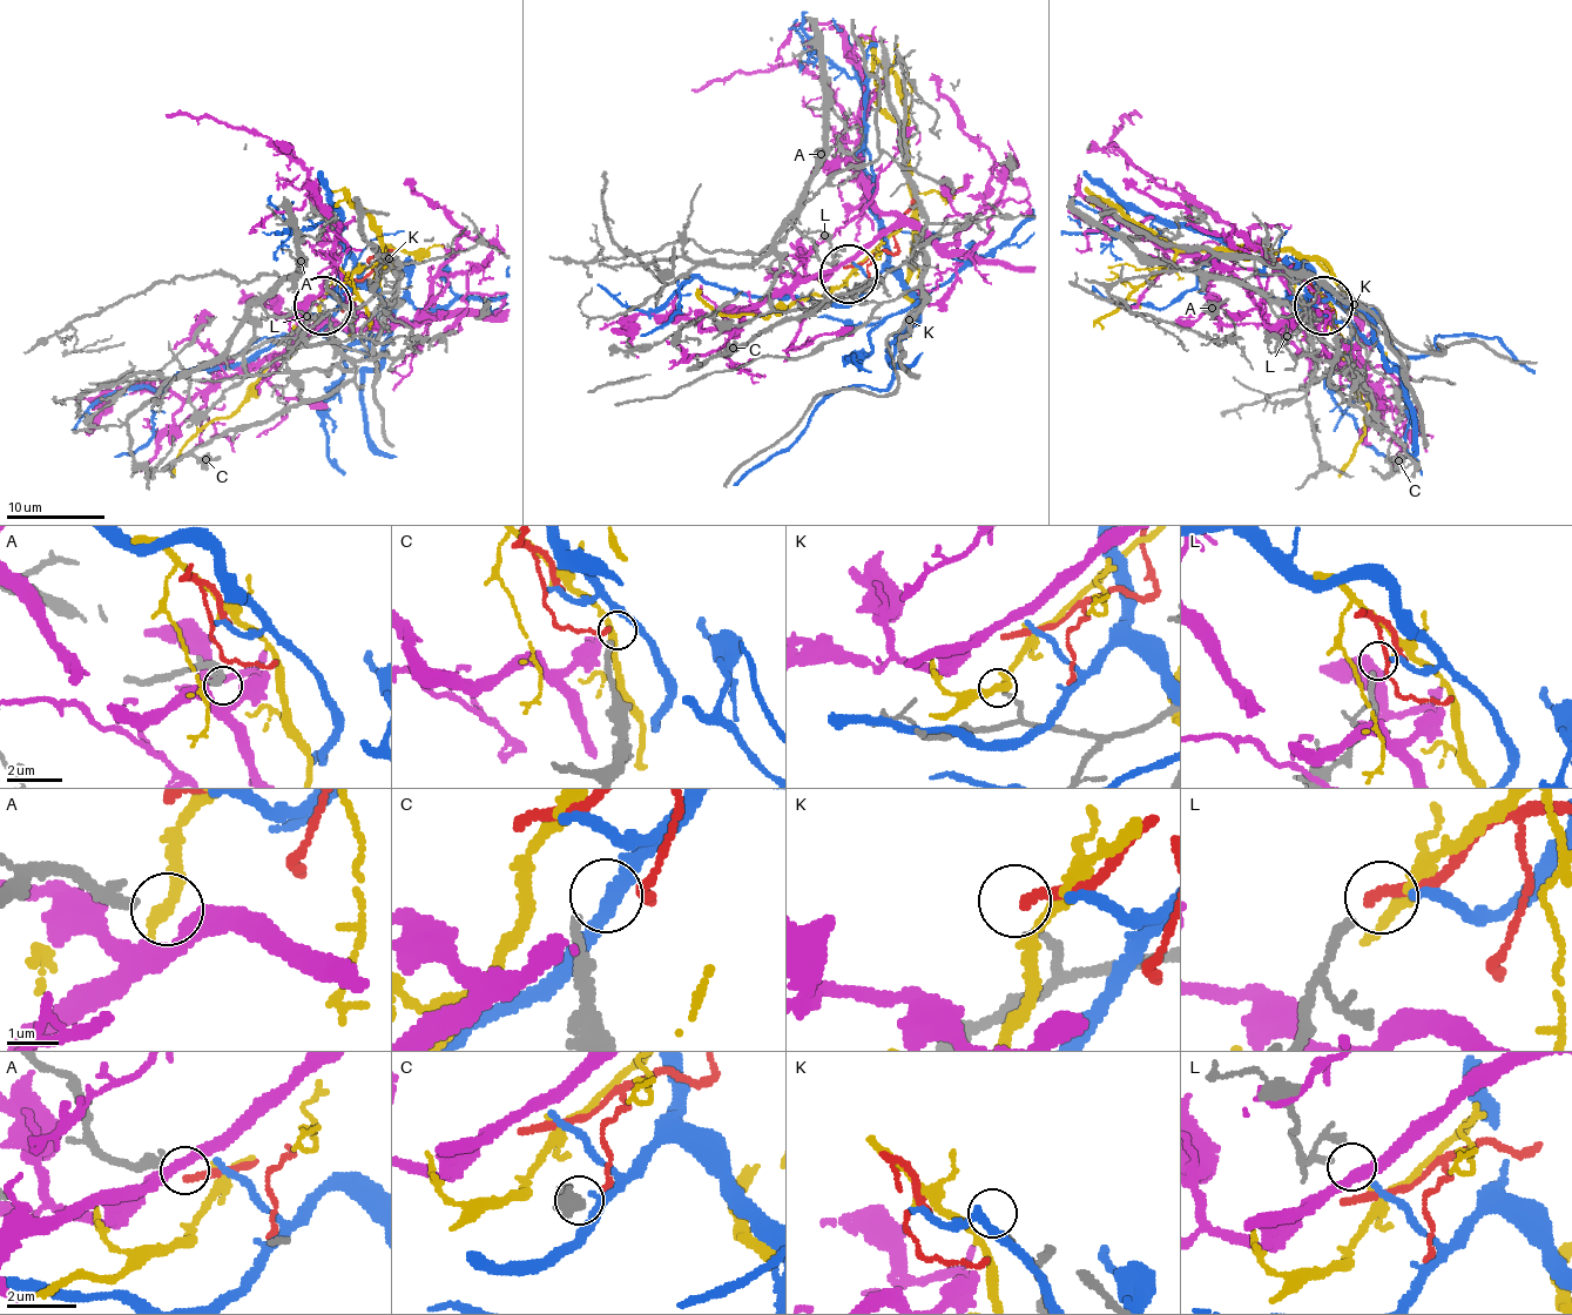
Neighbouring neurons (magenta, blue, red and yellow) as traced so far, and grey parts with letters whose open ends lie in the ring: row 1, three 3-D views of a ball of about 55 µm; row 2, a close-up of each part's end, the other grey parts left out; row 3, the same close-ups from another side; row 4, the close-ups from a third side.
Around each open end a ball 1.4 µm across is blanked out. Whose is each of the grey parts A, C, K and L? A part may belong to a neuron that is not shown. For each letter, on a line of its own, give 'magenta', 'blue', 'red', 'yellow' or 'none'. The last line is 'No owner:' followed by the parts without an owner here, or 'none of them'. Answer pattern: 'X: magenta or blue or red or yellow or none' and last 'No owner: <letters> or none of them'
A: none
C: none
K: none
L: yellow
No owner: A, C, K

